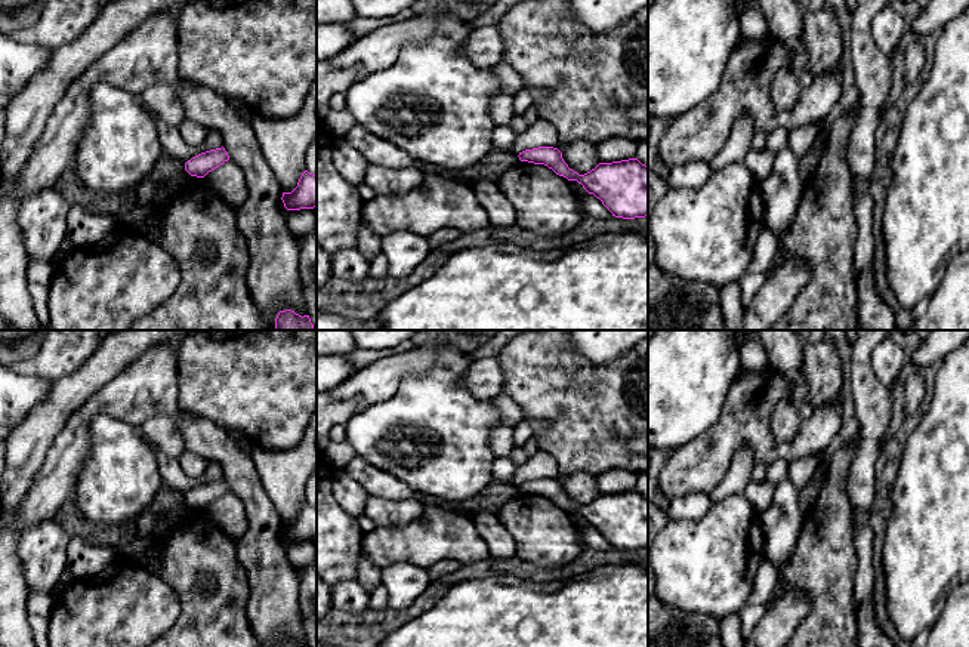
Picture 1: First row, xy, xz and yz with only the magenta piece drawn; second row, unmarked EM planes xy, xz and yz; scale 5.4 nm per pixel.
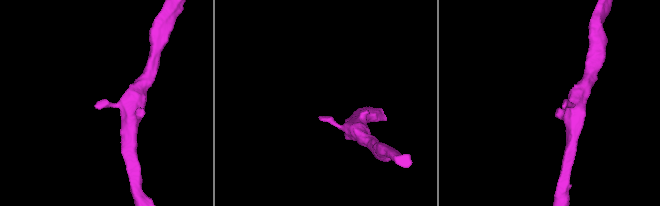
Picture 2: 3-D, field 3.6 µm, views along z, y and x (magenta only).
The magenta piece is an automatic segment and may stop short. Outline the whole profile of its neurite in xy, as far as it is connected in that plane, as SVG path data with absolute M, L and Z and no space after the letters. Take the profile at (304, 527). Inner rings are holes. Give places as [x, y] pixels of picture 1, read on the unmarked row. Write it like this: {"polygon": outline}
{"polygon": "M305 502L291 524L281 529L287 542L314 540L317 537L317 506Z"}

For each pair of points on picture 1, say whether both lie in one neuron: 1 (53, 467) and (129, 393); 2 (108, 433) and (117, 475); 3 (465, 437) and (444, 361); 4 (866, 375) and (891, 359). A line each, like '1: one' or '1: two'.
1: one
2: one
3: one
4: two

